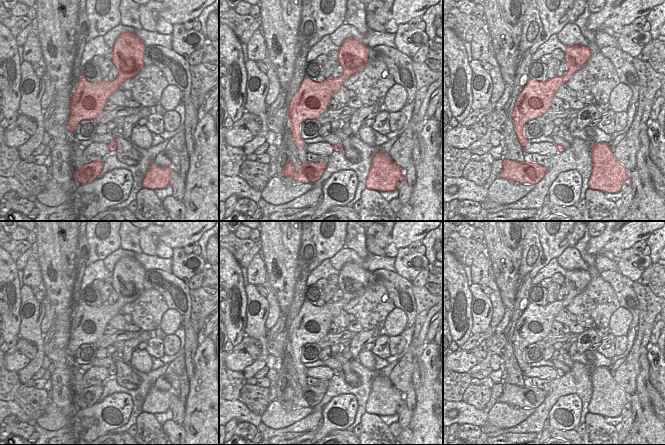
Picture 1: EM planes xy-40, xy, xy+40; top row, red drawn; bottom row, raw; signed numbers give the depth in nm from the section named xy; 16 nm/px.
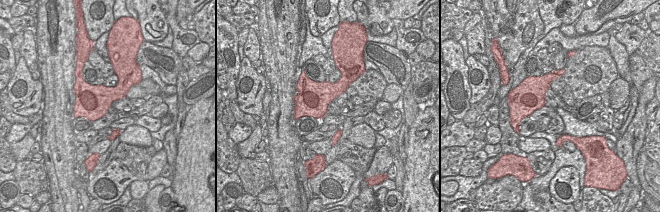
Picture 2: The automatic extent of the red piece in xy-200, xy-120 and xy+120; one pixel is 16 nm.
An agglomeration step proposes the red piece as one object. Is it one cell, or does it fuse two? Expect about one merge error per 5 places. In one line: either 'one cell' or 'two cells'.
one cell

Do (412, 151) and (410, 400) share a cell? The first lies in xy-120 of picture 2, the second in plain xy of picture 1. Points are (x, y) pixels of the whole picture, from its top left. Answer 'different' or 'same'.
different

